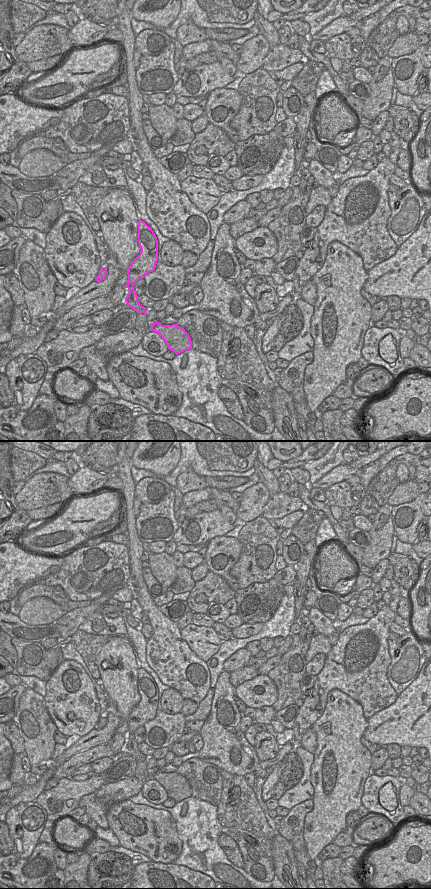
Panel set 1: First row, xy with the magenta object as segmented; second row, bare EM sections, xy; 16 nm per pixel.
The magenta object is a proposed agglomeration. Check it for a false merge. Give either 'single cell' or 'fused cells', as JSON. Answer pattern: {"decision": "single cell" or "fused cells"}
{"decision": "single cell"}

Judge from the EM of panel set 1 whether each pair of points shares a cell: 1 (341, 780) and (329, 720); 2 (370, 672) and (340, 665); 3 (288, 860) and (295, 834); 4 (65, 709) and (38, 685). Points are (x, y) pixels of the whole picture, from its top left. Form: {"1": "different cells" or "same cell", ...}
{"1": "same cell", "2": "same cell", "3": "different cells", "4": "different cells"}

